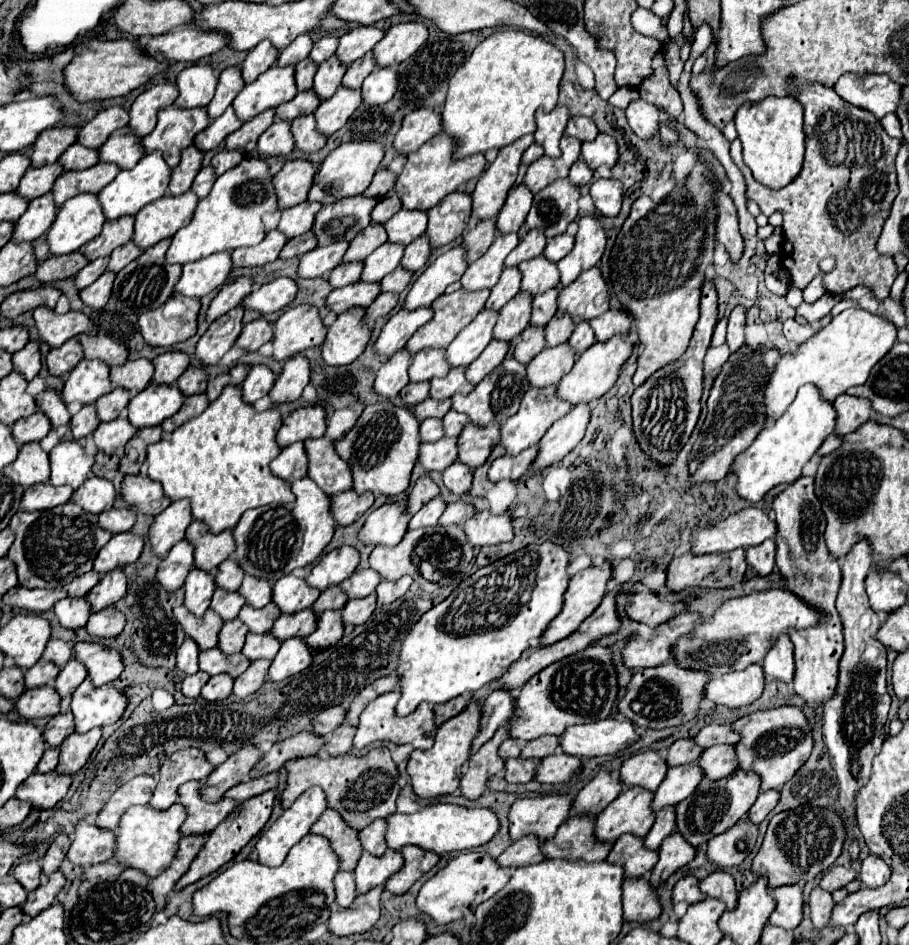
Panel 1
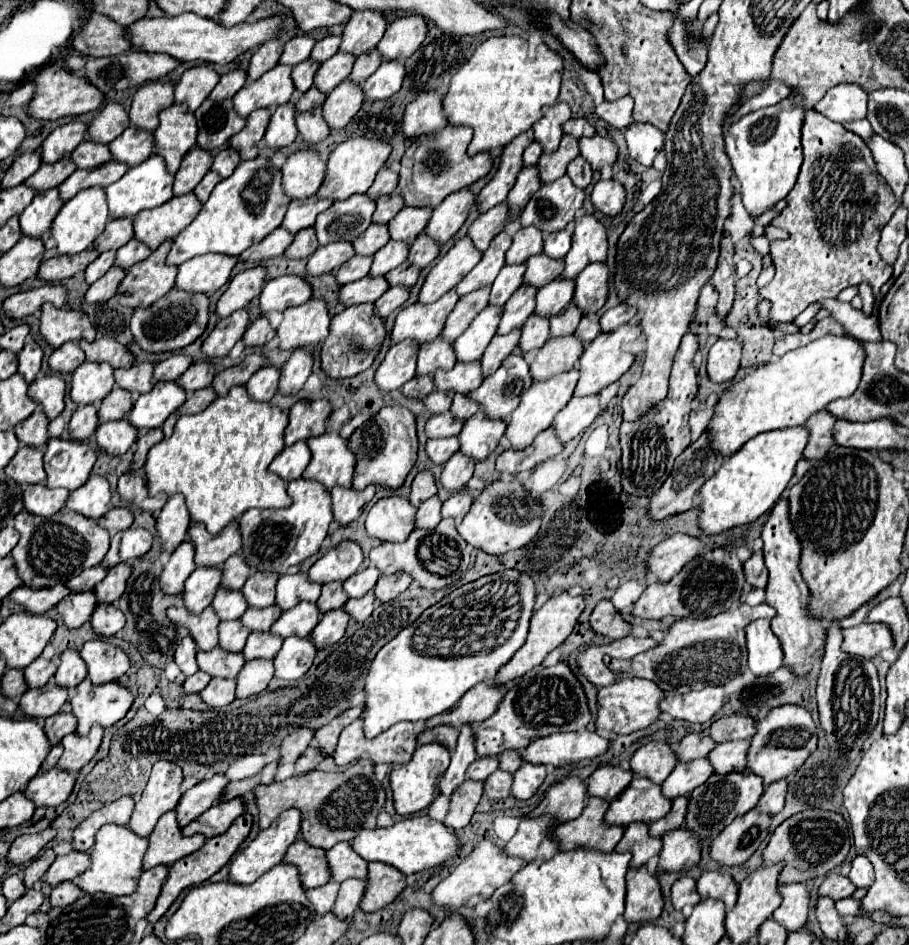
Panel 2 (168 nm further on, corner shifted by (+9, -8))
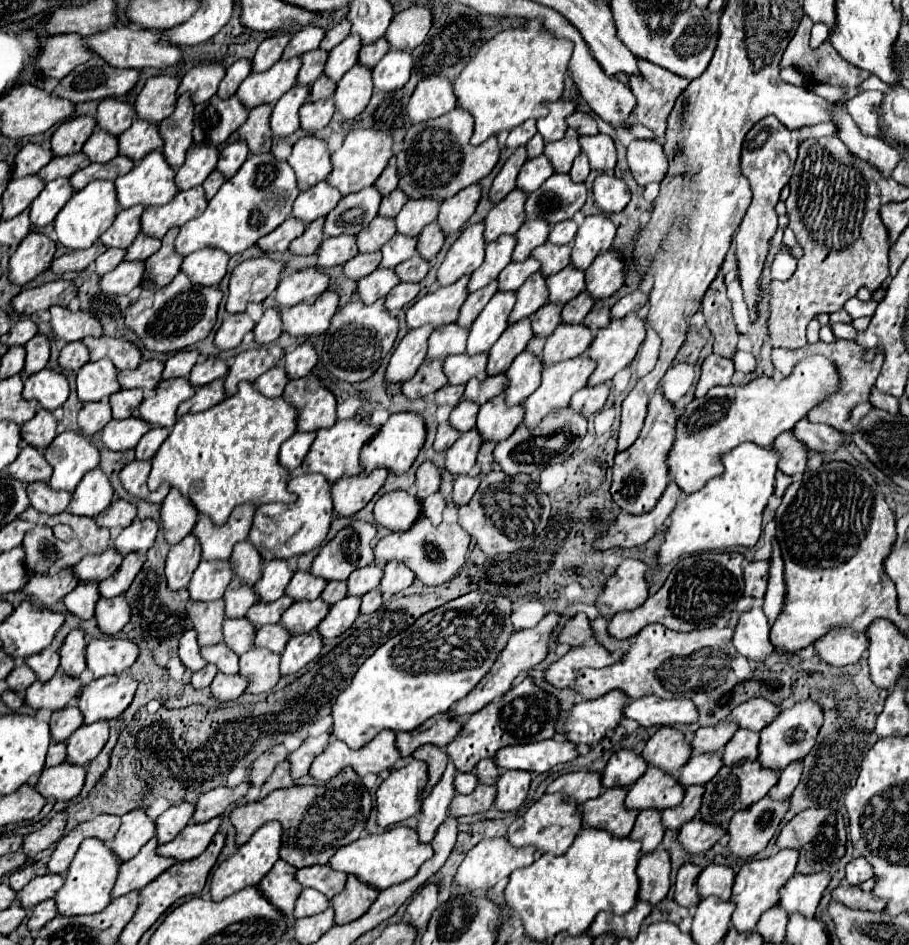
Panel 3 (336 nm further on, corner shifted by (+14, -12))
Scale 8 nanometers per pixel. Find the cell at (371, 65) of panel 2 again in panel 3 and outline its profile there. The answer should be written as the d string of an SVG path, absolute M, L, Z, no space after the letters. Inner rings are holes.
M382 36L380 40L376 40L376 42L372 42L372 44L366 44L366 46L360 50L358 62L374 68L374 64L378 64L378 60L382 60L382 56L384 56L388 50L390 50L390 44L388 44L388 40Z

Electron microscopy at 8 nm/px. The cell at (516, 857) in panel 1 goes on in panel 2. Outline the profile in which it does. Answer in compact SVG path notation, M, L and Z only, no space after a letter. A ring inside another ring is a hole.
M547 816L521 818L521 824L515 836L505 844L505 854L527 862L553 858L559 850L555 840L551 838L553 830L549 830L549 824L551 824L551 818Z

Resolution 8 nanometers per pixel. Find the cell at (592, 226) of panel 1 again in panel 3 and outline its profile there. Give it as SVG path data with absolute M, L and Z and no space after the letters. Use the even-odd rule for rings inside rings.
M594 214L578 228L572 248L572 264L578 270L586 270L598 252L608 250L616 236L616 226L606 214Z

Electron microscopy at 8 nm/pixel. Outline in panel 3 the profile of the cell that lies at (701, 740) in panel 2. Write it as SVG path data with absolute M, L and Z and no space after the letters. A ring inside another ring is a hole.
M720 720L714 726L698 728L698 732L692 740L692 748L694 748L694 752L720 750L730 742L730 738L734 736L736 730L738 730L738 724L734 724L732 720Z

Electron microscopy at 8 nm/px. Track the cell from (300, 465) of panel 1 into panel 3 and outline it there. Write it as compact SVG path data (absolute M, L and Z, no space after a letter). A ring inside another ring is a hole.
M296 432L294 436L290 436L280 448L280 464L290 472L298 468L304 456L308 454L314 438L316 438L316 432Z

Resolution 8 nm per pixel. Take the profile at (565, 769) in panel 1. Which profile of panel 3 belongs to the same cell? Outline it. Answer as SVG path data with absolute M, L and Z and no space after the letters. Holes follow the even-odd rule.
M506 770L498 776L496 780L496 798L494 798L494 808L502 812L512 812L516 810L530 788L530 772L522 770Z

